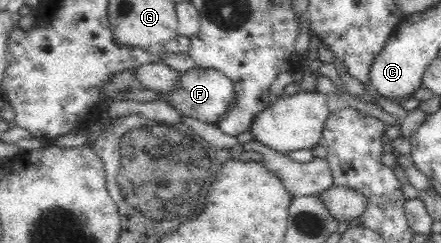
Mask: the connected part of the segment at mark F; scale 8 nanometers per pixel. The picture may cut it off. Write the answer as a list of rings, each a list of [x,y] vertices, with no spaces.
[[[210,67],[192,68],[186,72],[180,72],[180,84],[172,92],[158,92],[160,100],[170,104],[180,116],[190,116],[216,126],[220,117],[230,108],[234,102],[234,87],[232,81],[220,71]]]

